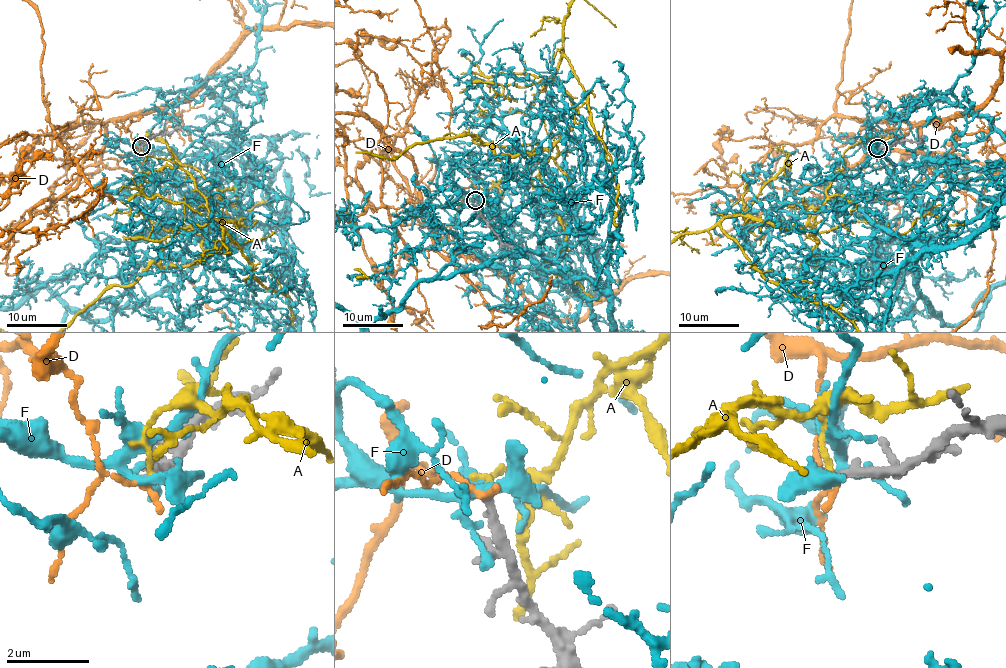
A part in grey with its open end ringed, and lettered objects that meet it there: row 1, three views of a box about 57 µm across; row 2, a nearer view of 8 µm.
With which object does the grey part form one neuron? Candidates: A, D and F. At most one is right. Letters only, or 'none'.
none

